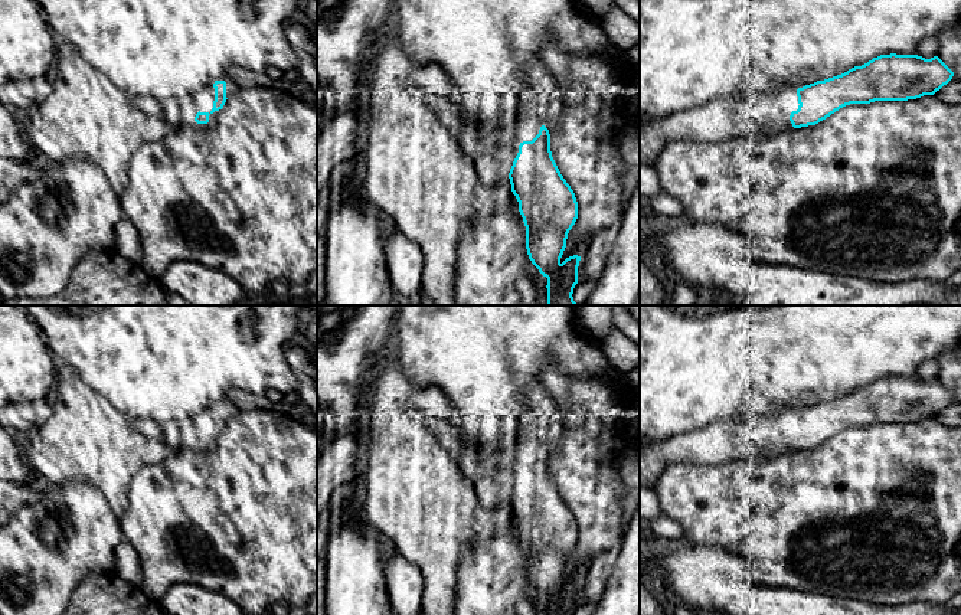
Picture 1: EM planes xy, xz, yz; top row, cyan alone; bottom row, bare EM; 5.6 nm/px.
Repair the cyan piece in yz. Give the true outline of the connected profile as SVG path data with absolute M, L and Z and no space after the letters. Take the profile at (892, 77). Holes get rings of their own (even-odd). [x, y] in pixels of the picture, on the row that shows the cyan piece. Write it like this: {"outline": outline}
{"outline": "M890 53L810 85L784 86L775 94L733 94L640 124L640 163L654 166L664 145L674 140L762 140L815 125L850 104L934 95L952 76L954 72L938 56L925 59Z"}

